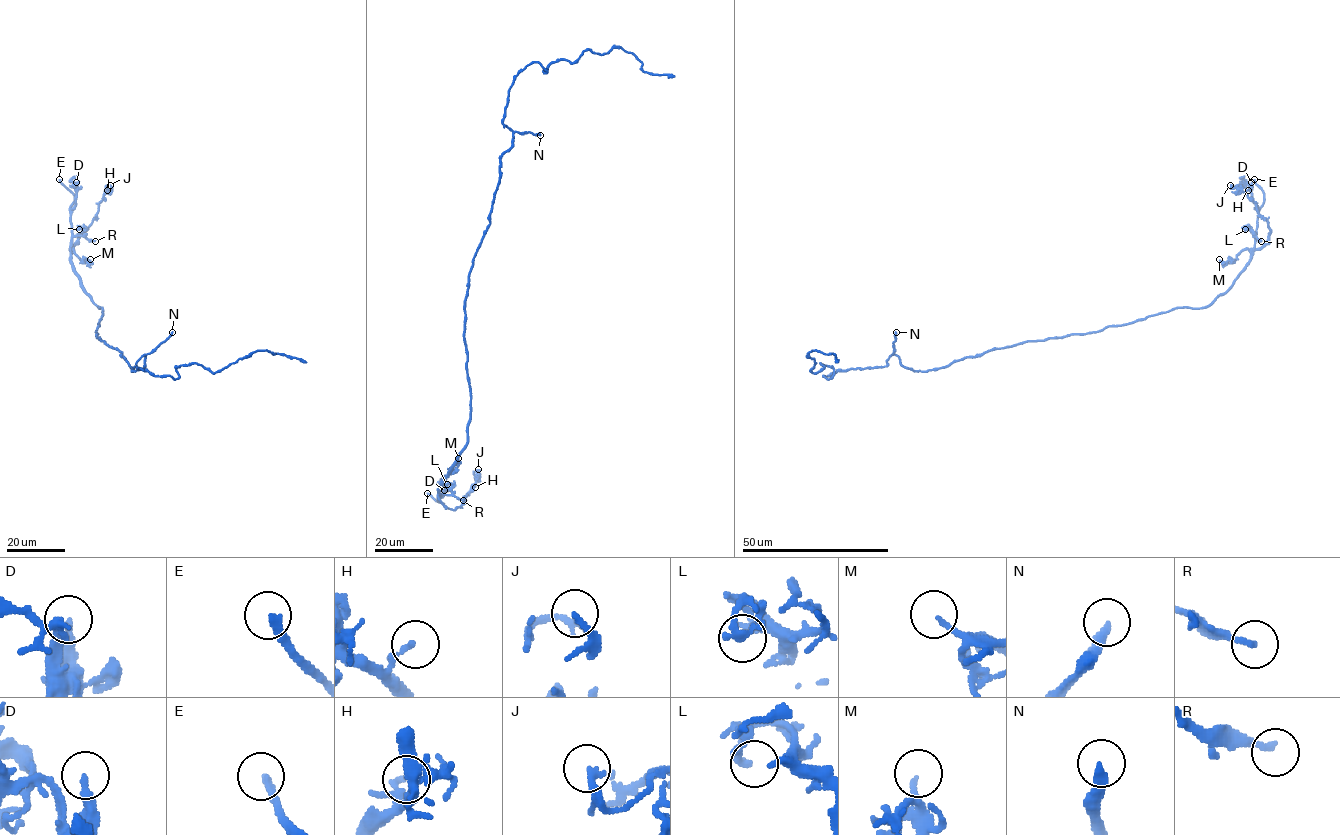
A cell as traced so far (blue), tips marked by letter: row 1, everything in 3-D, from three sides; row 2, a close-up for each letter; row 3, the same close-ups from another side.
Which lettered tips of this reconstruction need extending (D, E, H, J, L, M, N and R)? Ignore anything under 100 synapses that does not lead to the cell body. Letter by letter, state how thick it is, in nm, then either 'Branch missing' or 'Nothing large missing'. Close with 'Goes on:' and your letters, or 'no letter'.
D: Thickness 280 nm. Nothing large missing
E: Thickness 260 nm. Branch missing
H: Thickness 130 nm. Nothing large missing
J: Thickness 200 nm. Nothing large missing
L: Thickness 200 nm. Nothing large missing
M: Thickness 150 nm. Nothing large missing
N: Thickness 320 nm. Branch missing
R: Thickness 200 nm. Nothing large missing
Goes on: E, N

